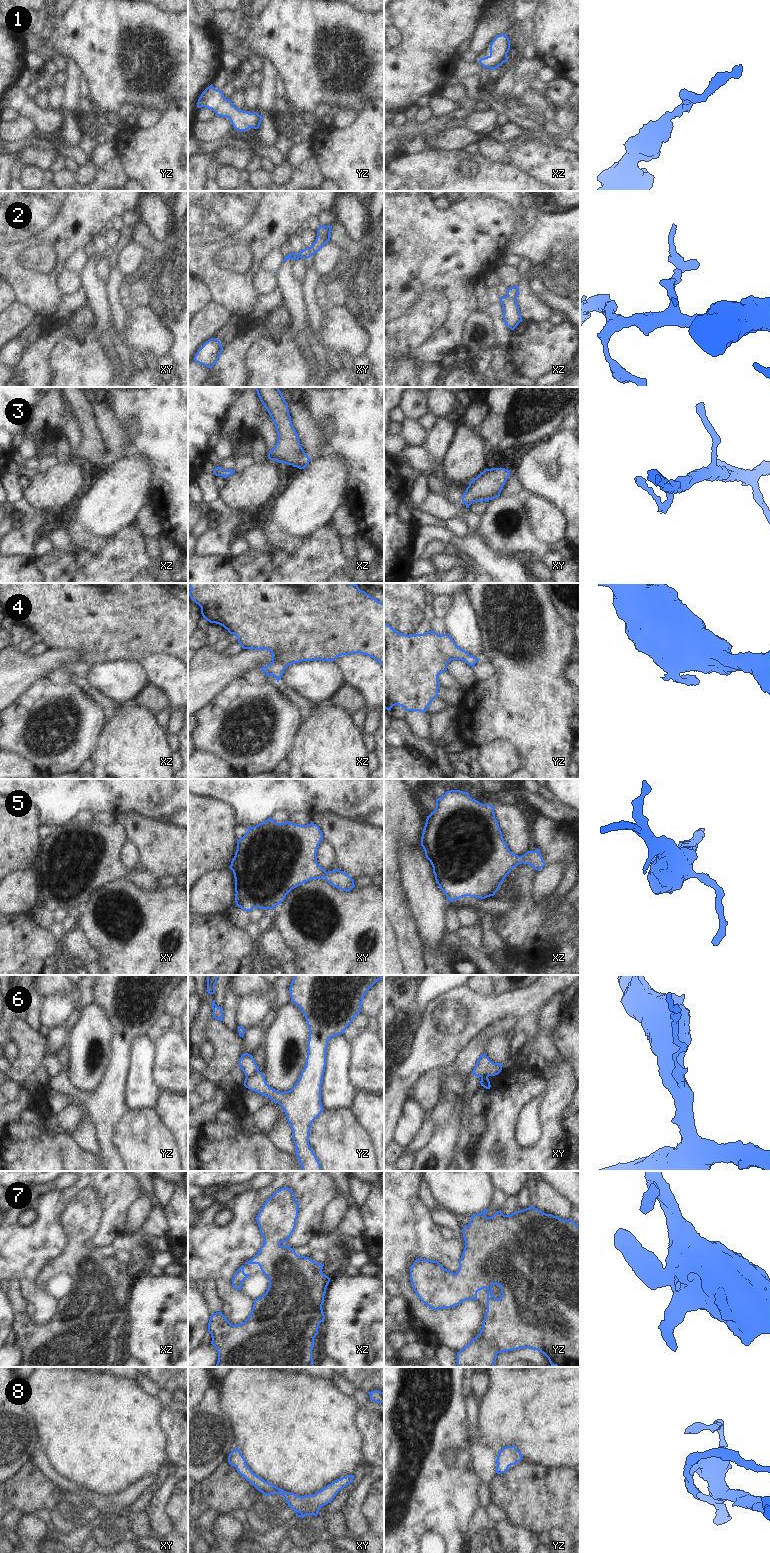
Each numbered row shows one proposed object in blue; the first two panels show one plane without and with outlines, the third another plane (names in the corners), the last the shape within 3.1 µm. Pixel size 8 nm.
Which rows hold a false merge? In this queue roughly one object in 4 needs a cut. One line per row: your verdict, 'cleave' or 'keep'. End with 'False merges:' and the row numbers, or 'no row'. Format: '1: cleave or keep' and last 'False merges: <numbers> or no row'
1: keep
2: cleave
3: keep
4: keep
5: keep
6: cleave
7: keep
8: keep
False merges: 2, 6

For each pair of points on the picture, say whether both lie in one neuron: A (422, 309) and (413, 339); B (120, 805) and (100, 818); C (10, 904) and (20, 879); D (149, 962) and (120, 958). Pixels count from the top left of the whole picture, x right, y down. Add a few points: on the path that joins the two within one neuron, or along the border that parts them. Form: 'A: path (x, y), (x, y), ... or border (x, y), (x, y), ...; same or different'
A: path (422, 316), (422, 322), (413, 332); same
B: border (95, 813), (107, 811), (114, 815); different
C: path (11, 898), (20, 889), (20, 885); same
D: path (142, 958), (127, 958); same

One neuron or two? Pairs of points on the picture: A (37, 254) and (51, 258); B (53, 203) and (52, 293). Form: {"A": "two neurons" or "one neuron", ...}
{"A": "one neuron", "B": "one neuron"}

